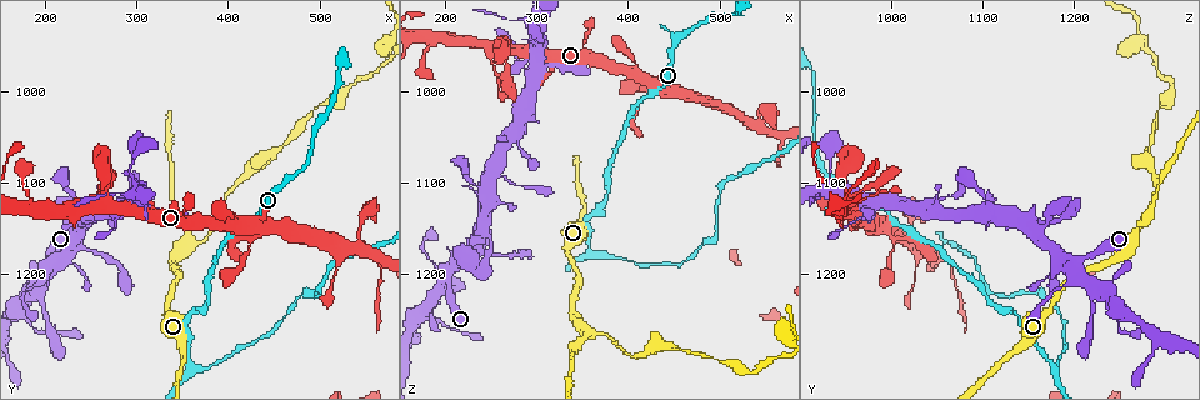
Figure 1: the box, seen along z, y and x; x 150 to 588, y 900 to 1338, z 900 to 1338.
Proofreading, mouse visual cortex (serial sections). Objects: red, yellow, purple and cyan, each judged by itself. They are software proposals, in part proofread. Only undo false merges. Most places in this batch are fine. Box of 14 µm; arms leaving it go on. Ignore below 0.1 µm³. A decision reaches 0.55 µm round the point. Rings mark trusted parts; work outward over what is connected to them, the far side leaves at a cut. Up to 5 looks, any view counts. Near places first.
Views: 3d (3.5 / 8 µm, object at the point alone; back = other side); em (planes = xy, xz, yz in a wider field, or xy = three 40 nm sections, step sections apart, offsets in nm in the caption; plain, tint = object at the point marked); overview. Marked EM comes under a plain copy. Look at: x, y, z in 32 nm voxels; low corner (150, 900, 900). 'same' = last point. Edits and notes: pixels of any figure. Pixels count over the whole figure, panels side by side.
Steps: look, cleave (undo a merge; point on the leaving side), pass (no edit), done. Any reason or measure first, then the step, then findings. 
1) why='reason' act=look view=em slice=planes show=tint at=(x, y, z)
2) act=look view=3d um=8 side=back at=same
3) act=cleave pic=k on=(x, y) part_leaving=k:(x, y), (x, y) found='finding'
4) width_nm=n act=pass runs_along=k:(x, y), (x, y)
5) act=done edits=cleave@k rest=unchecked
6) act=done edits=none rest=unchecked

why='three arms meet' act=look view=3d um=3.5 at=(360, 1305, 1180)

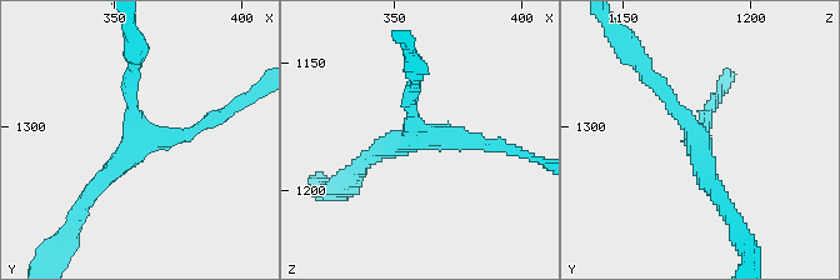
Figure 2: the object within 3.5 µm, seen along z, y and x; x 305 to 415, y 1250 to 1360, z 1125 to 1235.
arms=3 arm_widths_nm=200,200,250 why='shape alone is not enough' act=look view=em slice=xy step=5 show=tint at=(360, 1302, 1178)

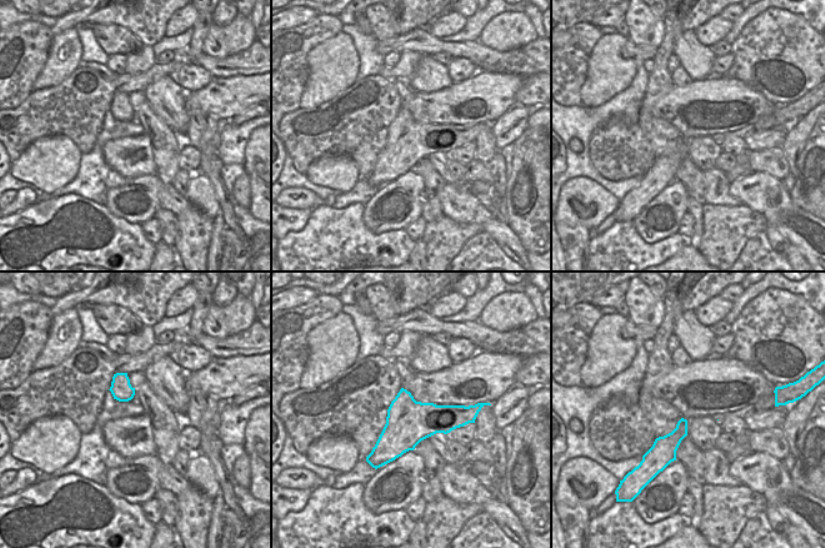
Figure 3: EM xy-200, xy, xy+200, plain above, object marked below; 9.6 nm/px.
act=pass runs_along=2:(414, 86), (414, 131), (498, 148) found='all the same cell'

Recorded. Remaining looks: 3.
why='thin arm on a thick one' act=look view=3d um=3.5 side=back at=(310, 1120, 975)

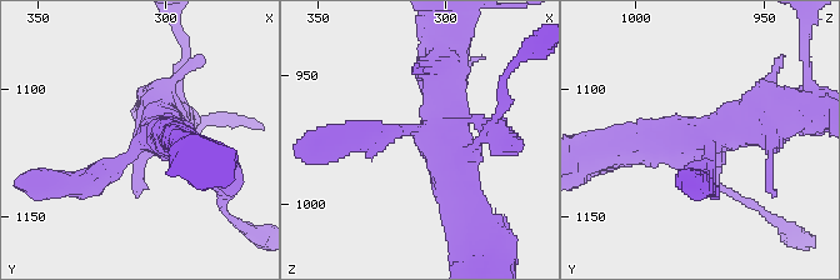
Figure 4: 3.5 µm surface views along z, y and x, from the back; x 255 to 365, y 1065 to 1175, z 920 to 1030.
arms=4 arm_widths_nm=200,250,450,500 why='need the tissue' act=look view=em slice=xy step=1 show=tint at=(309, 1119, 975)

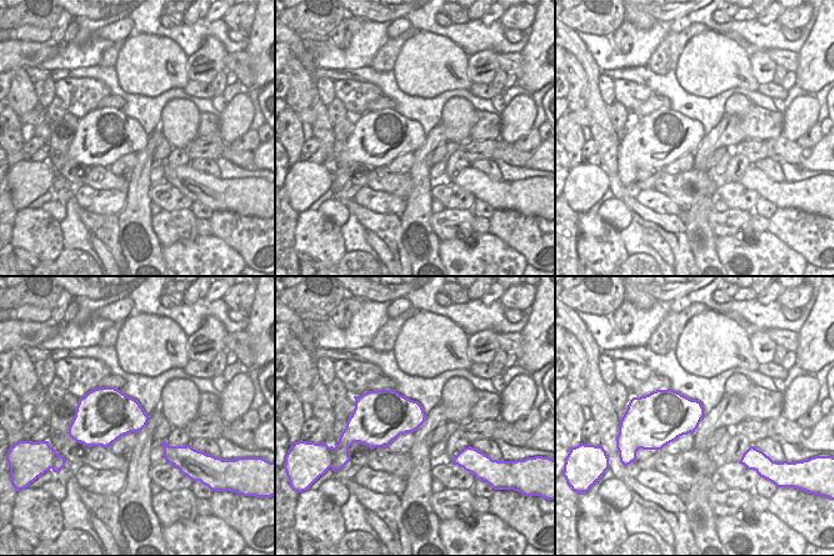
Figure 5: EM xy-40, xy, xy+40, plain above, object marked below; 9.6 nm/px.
width_nm=420 act=pass runs_along=4:(628, 143), (788, 116) found='one cell here'

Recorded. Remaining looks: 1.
act=done edits=none rest=unchecked

